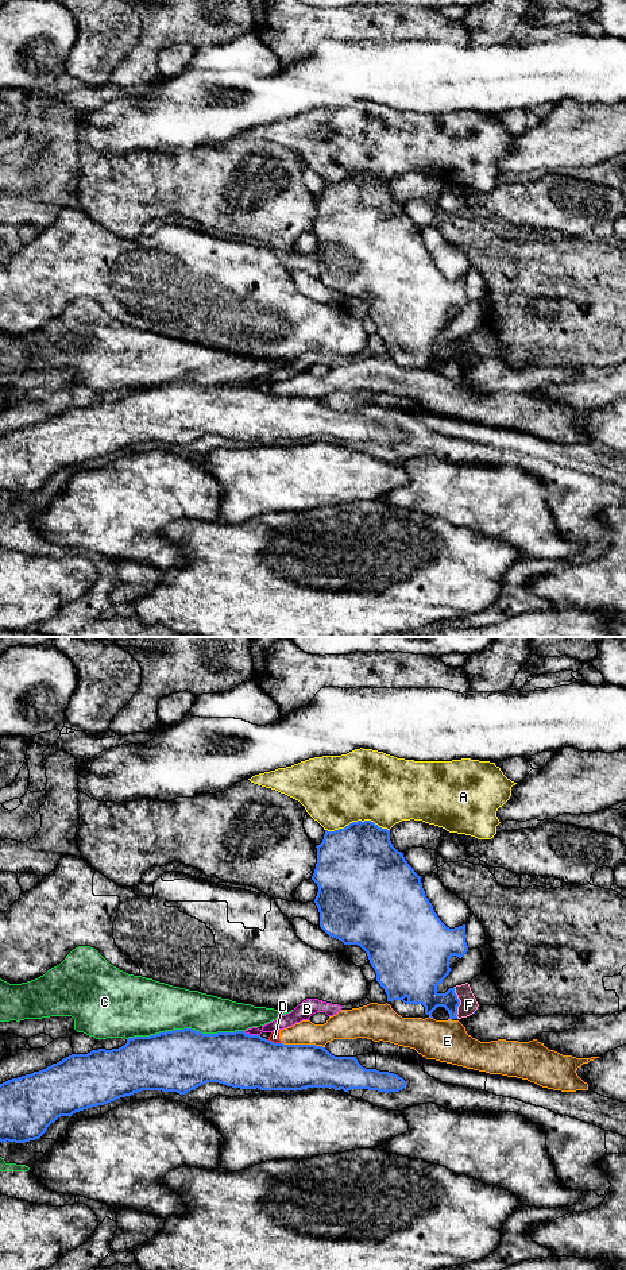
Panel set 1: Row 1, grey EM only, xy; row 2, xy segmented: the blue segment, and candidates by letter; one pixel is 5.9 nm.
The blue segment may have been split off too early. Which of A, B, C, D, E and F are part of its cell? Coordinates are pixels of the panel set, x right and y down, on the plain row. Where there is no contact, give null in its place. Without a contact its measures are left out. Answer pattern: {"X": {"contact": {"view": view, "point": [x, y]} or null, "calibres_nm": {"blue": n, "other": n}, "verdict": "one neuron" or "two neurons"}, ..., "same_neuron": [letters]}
{"A": {"contact": {"view": "xy", "point": [358, 173]}, "calibres_nm": {"blue": 460, "other": 420}, "verdict": "two neurons"}, "B": {"contact": {"view": "xy", "point": [251, 388]}, "calibres_nm": {"blue": 320, "other": 80}, "verdict": "two neurons"}, "C": {"contact": {"view": "xy", "point": [185, 381]}, "calibres_nm": {"blue": 380, "other": 320}, "verdict": "two neurons"}, "D": {"contact": {"view": "xy", "point": [273, 394]}, "calibres_nm": {"blue": 320, "other": 60}, "verdict": "two neurons"}, "E": {"contact": {"view": "xy", "point": [304, 397]}, "calibres_nm": {"blue": 280, "other": 160}, "verdict": "two neurons"}, "F": {"contact": {"view": "xy", "point": [459, 355]}, "calibres_nm": {"blue": 190, "other": 110}, "verdict": "two neurons"}, "same_neuron": []}

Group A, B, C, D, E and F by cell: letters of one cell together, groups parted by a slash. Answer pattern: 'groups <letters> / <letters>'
groups A / B F / C / D E

